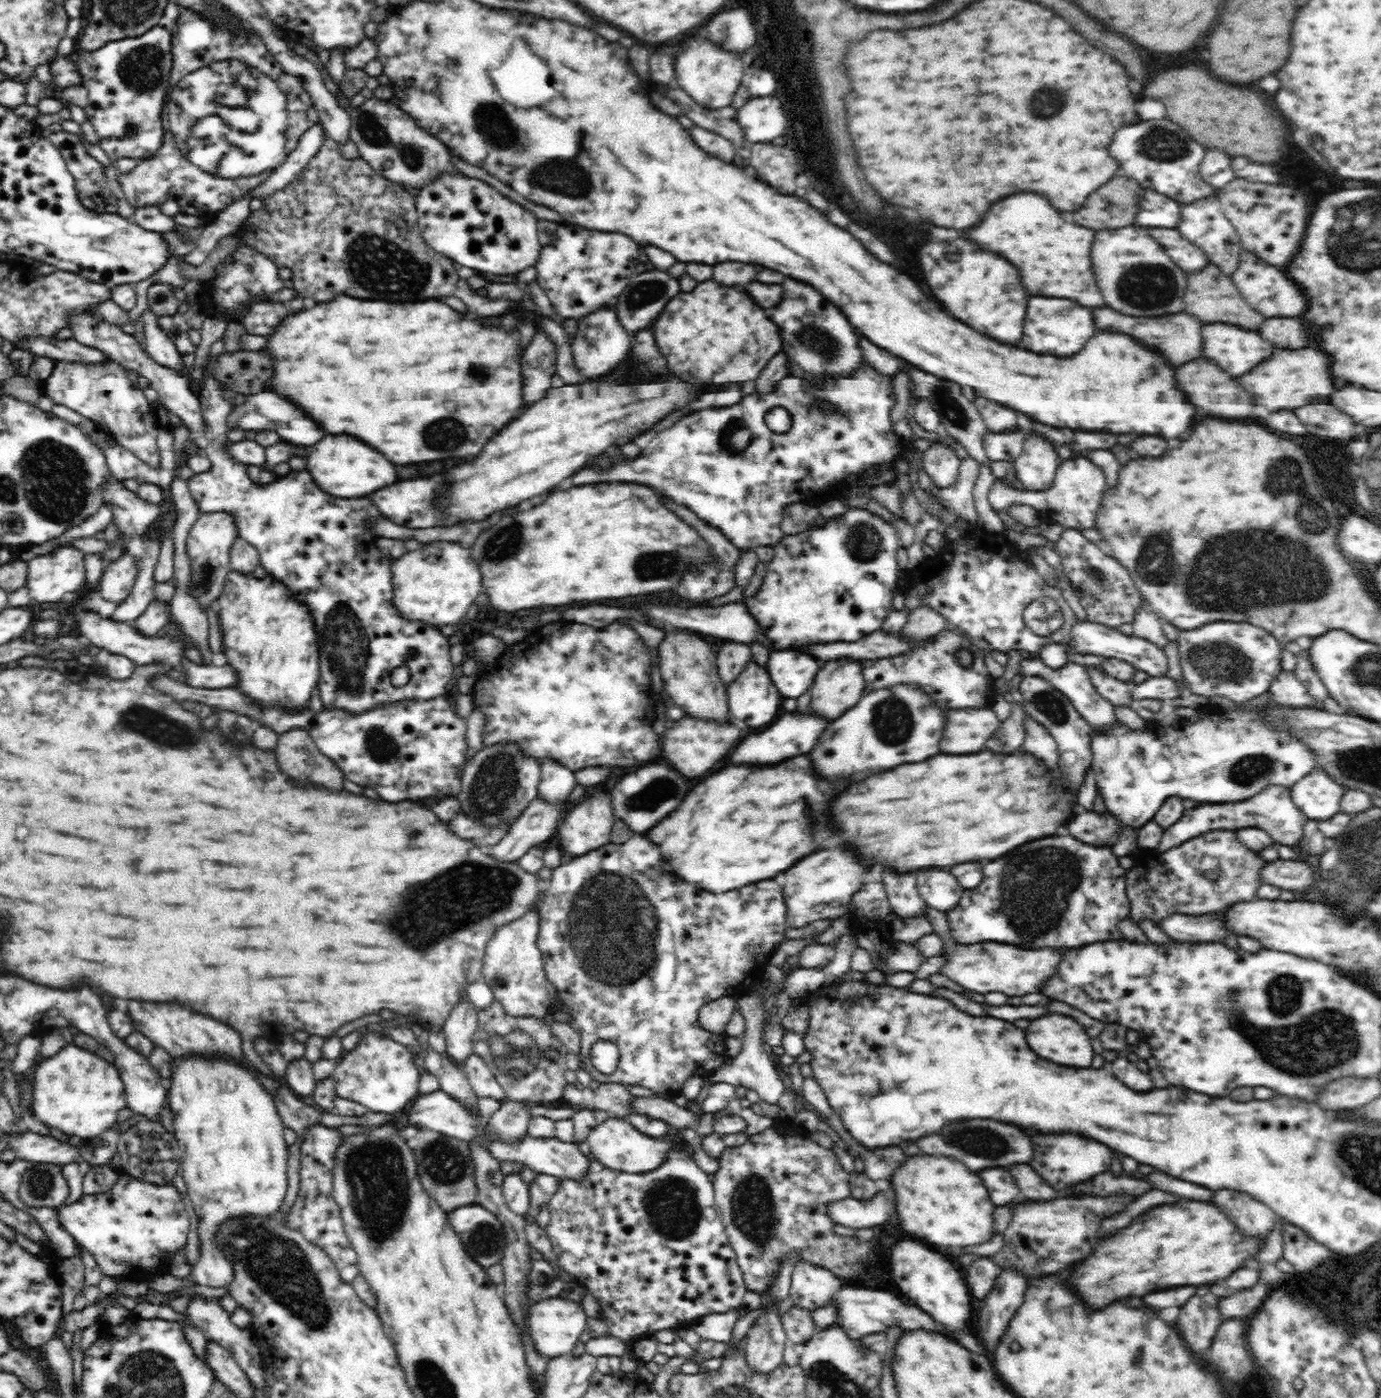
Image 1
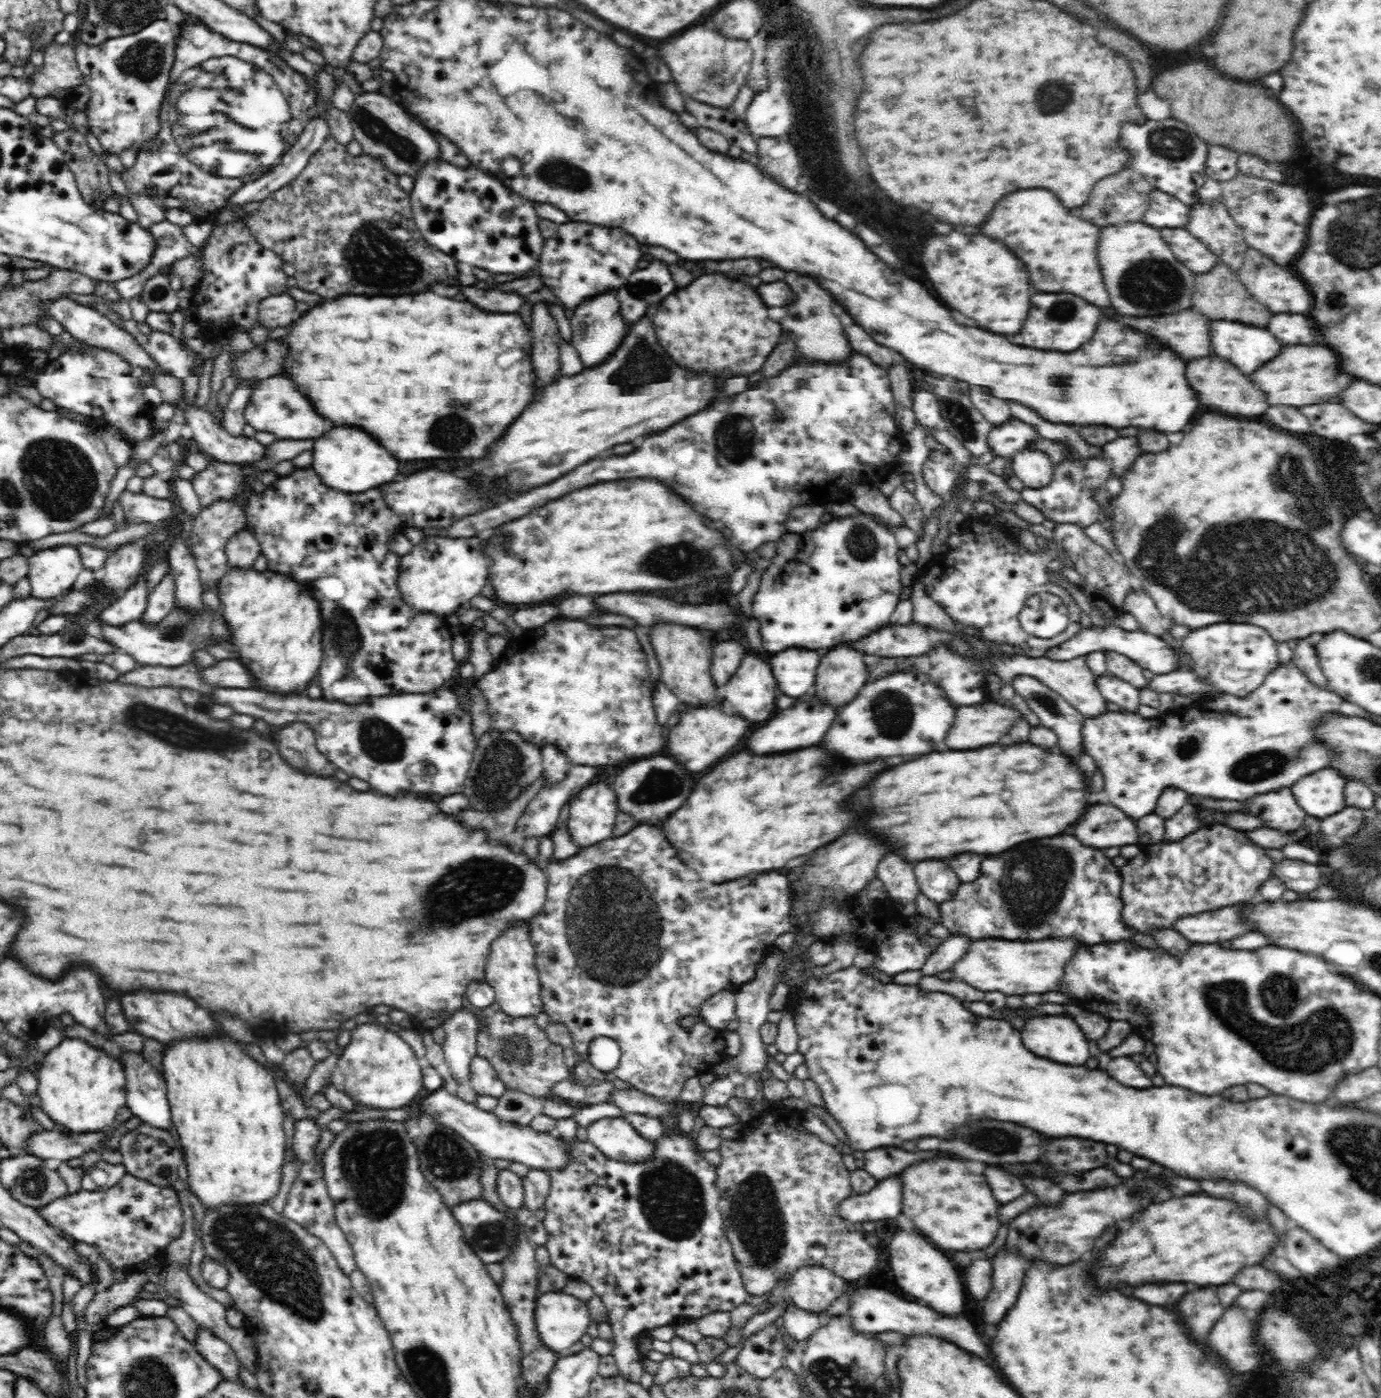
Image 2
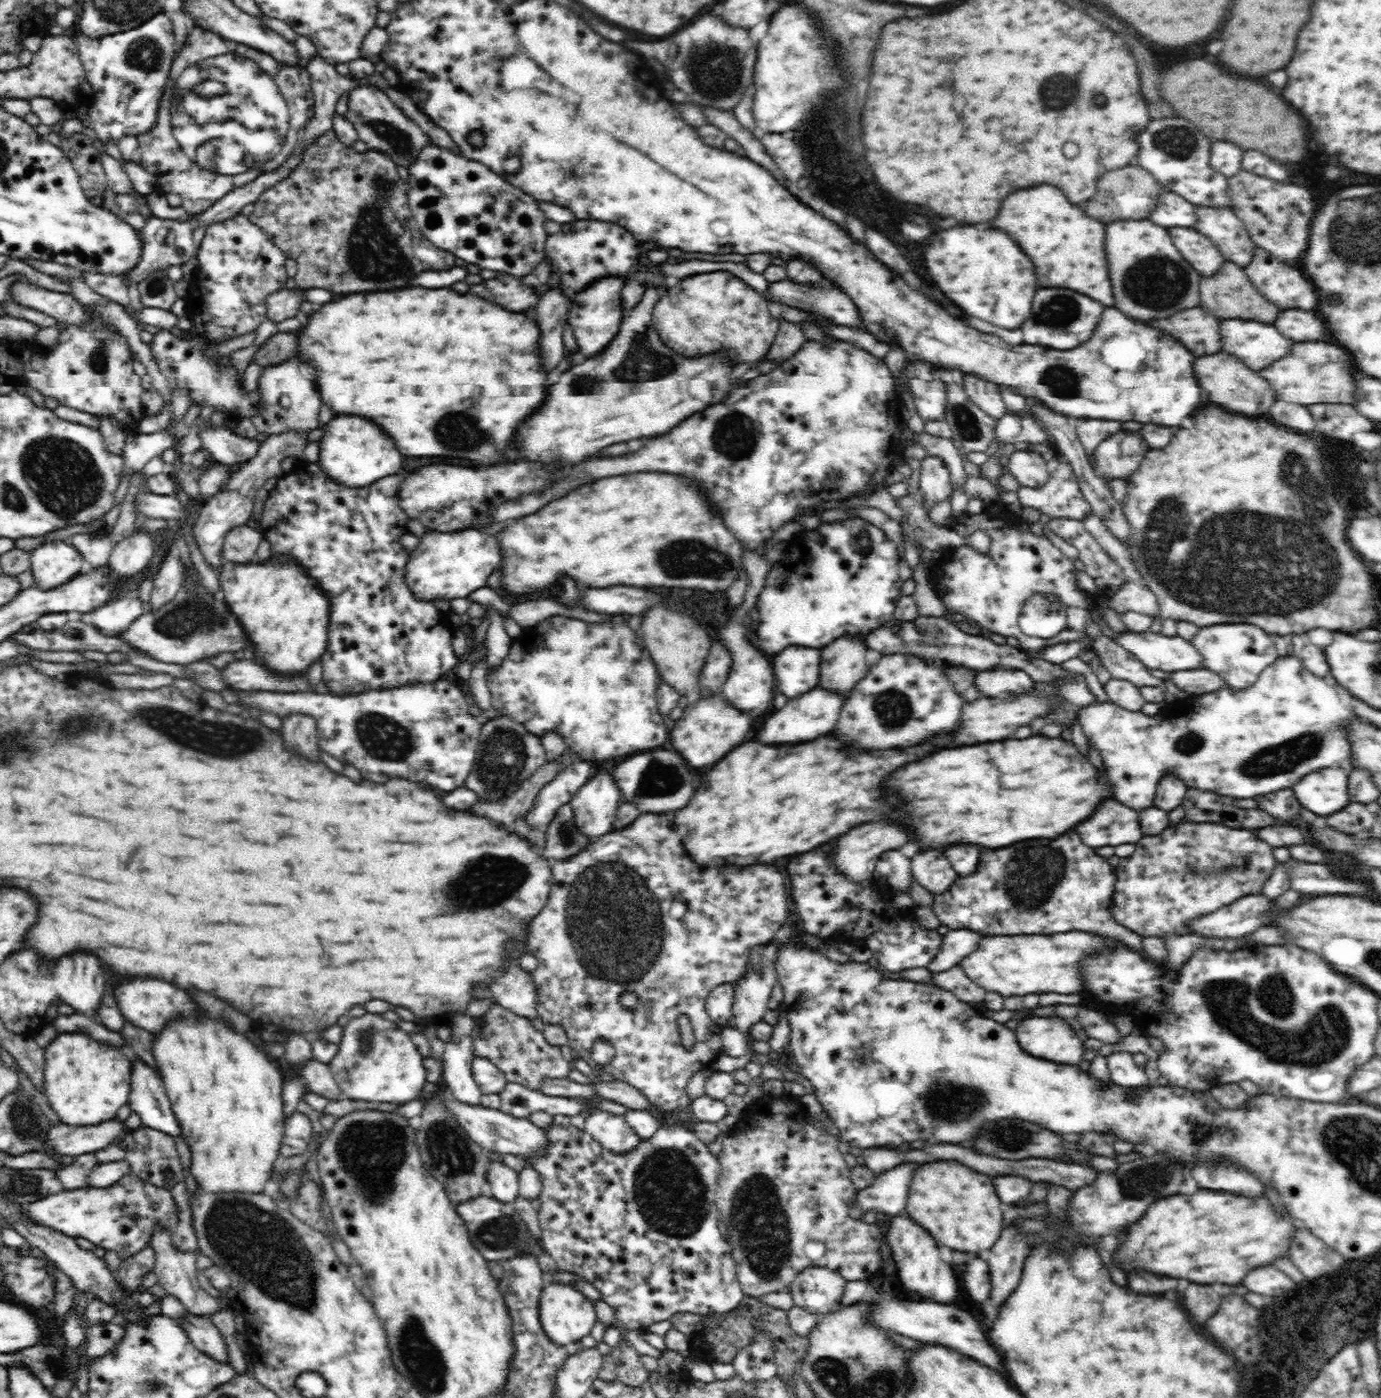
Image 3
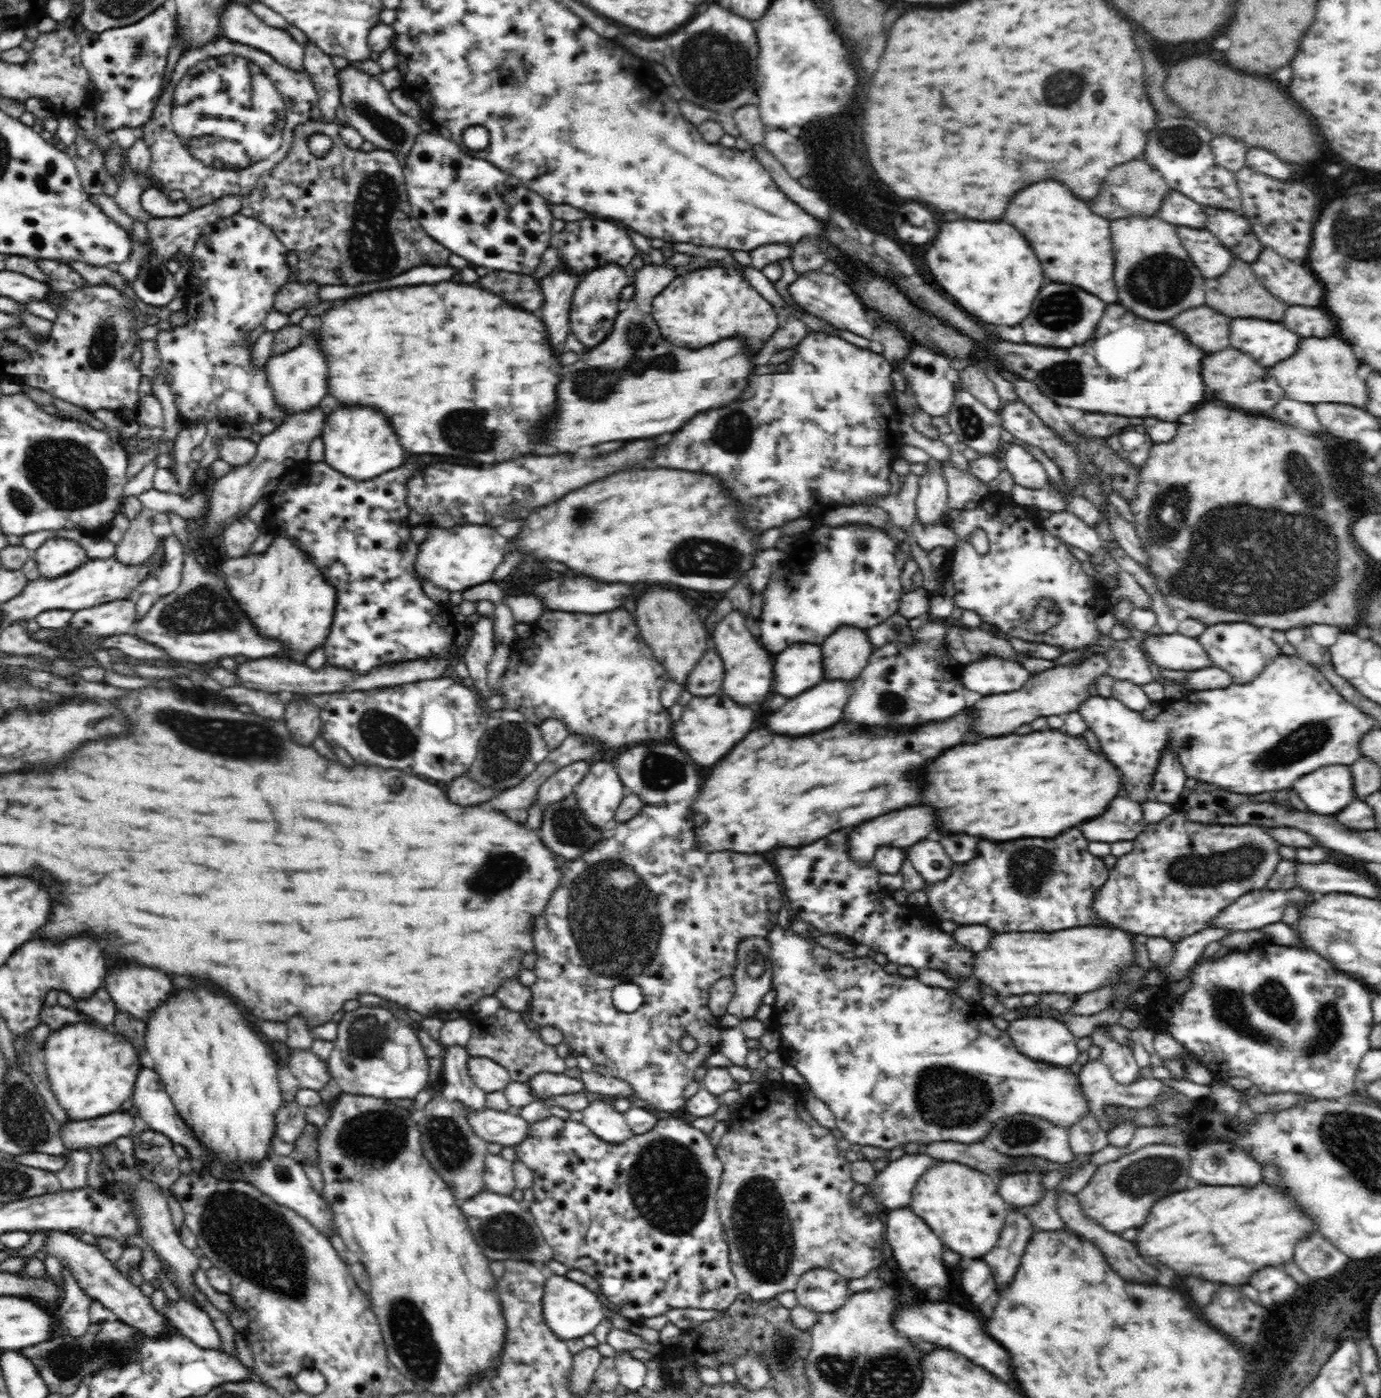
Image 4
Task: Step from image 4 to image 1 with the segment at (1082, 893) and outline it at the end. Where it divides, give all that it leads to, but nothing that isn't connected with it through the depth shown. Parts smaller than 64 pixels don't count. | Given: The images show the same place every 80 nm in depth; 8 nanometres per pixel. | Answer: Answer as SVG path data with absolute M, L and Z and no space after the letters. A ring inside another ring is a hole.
M1062 836L1062 838L1042 838L1042 840L1034 840L1028 844L1022 844L1018 848L1014 848L1012 852L1008 852L1006 856L990 862L984 866L984 880L975 889L968 889L963 892L960 902L956 908L947 912L947 919L953 939L963 945L971 945L983 942L996 942L1002 944L1011 944L1023 946L1025 949L1075 949L1084 945L1116 941L1121 938L1119 924L1121 920L1129 917L1129 898L1126 894L1125 873L1127 872L1120 863L1119 857L1116 856L1111 849L1110 844L1082 844L1080 840L1072 838L1072 836Z

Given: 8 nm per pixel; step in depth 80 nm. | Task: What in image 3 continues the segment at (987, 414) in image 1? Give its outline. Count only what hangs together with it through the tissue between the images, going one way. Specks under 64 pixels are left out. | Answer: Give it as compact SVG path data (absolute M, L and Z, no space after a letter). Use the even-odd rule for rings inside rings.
M964 375L963 387L968 398L976 404L983 412L998 420L1007 413L1007 407L998 387L988 381Z

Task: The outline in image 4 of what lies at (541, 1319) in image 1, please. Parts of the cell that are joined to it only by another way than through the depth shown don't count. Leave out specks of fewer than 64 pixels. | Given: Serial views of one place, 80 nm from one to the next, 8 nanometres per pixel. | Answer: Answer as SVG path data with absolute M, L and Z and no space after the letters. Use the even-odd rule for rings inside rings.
M547 1275L542 1298L542 1312L548 1328L566 1342L592 1334L598 1322L604 1318L602 1303L596 1298L596 1294L592 1294L586 1286L566 1279L564 1275Z

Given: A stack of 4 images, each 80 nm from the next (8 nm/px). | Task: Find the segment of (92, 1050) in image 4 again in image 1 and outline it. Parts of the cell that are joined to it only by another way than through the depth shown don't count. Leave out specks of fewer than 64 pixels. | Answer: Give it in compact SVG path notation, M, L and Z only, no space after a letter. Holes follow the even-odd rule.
M66 1045L56 1056L42 1059L34 1069L34 1086L32 1089L33 1116L49 1129L58 1129L76 1143L92 1143L96 1138L113 1132L118 1126L118 1113L127 1108L125 1087L120 1079L119 1069L113 1062L105 1061L89 1049L80 1048L79 1045Z

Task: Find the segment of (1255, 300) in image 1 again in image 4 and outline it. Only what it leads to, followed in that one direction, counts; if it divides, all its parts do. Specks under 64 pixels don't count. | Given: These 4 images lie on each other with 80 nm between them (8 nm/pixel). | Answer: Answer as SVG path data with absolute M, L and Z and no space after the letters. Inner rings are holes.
M1263 247L1252 263L1252 272L1264 288L1272 288L1272 296L1288 300L1288 304L1320 304L1324 286L1306 266L1288 260L1268 247Z

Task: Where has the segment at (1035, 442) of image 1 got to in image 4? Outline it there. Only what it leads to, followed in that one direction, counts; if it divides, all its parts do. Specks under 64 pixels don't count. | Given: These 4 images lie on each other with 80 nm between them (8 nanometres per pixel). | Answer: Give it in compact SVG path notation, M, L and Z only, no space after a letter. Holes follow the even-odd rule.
M1023 443L1010 445L1003 456L1006 468L1013 476L1015 484L1038 490L1050 481L1049 474L1037 459L1036 452Z

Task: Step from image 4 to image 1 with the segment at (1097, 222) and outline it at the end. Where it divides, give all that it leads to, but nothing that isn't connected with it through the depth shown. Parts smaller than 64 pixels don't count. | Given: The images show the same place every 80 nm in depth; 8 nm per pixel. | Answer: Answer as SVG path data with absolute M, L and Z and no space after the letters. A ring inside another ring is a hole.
M1014 194L996 202L988 216L964 236L972 236L976 244L992 248L992 252L1004 252L1020 272L1024 288L1030 296L1064 296L1070 300L1080 300L1086 308L1104 306L1104 298L1096 288L1086 288L1088 282L1094 282L1090 274L1090 246L1094 232L1068 224L1062 220L1062 214L1054 210L1046 198L1038 194Z

